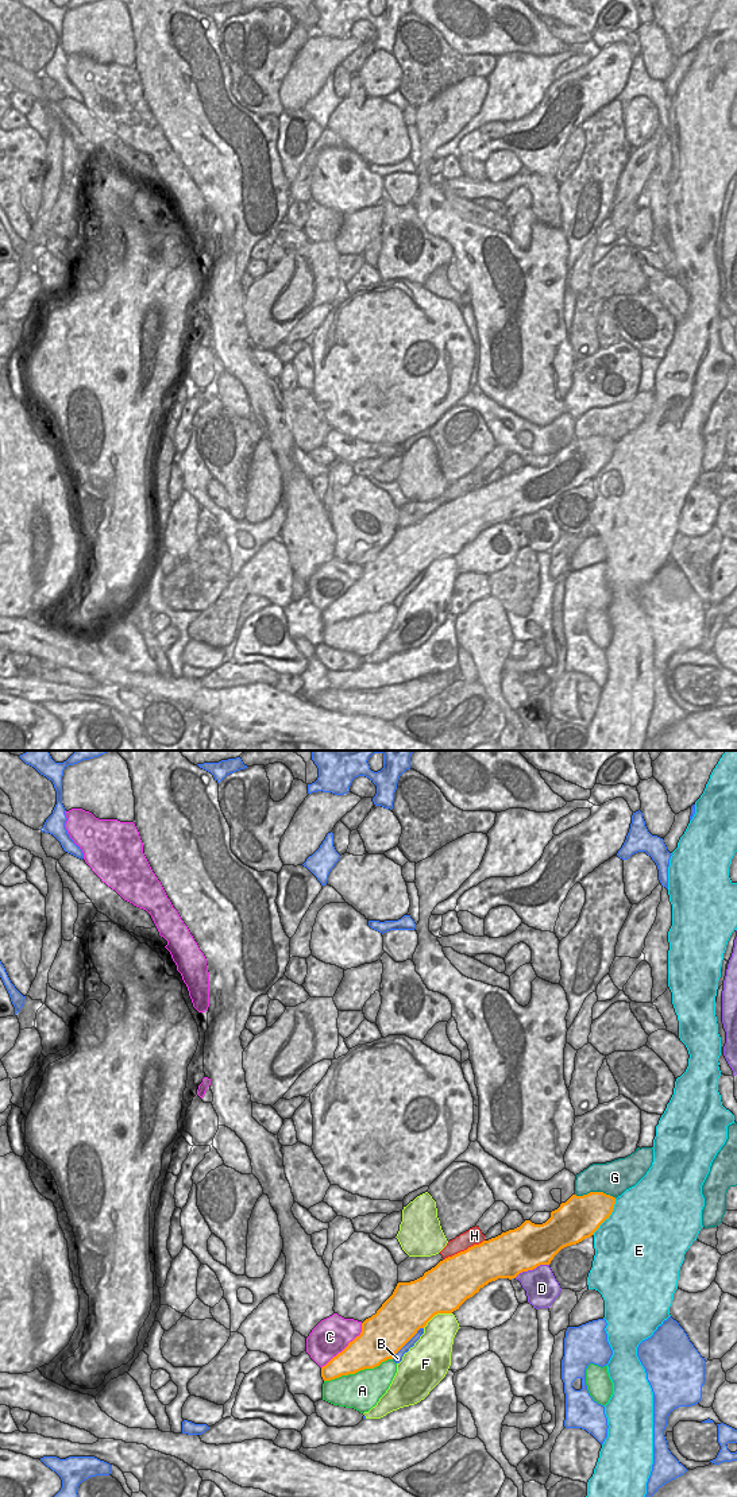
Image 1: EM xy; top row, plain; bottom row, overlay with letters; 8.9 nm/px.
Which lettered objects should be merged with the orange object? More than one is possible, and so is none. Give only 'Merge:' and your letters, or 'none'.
Merge: none

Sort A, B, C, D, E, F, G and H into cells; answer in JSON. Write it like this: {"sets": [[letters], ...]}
{"sets": [["A"], ["B"], ["C", "G"], ["D"], ["E"], ["F"], ["H"]]}

